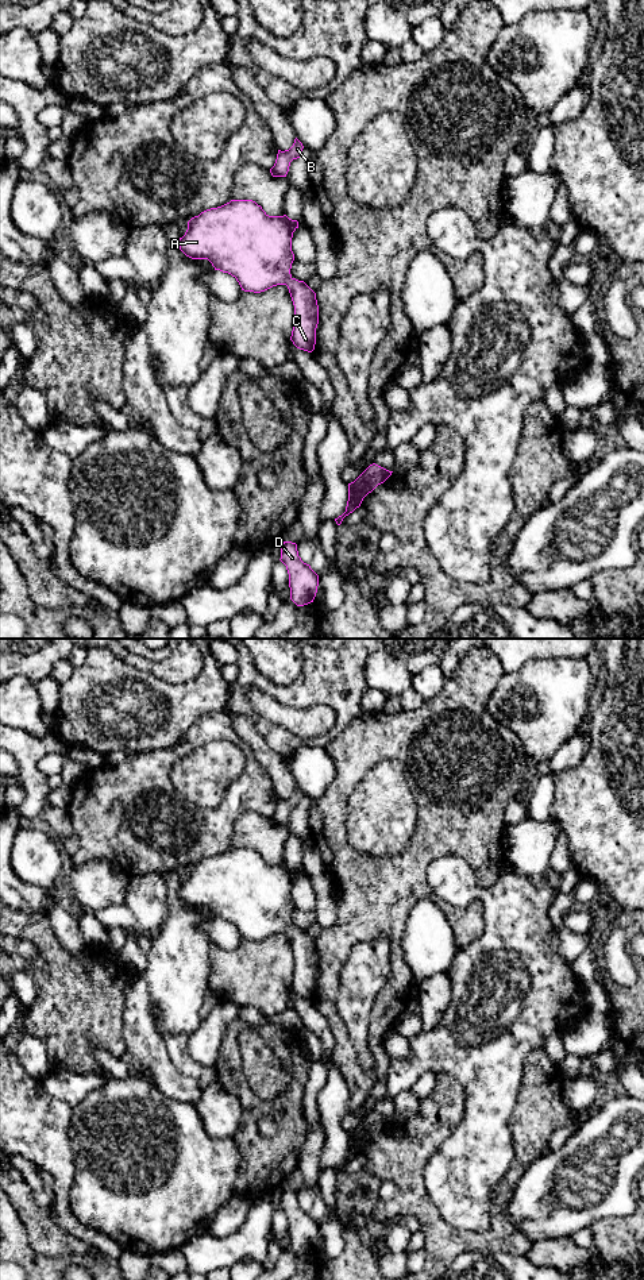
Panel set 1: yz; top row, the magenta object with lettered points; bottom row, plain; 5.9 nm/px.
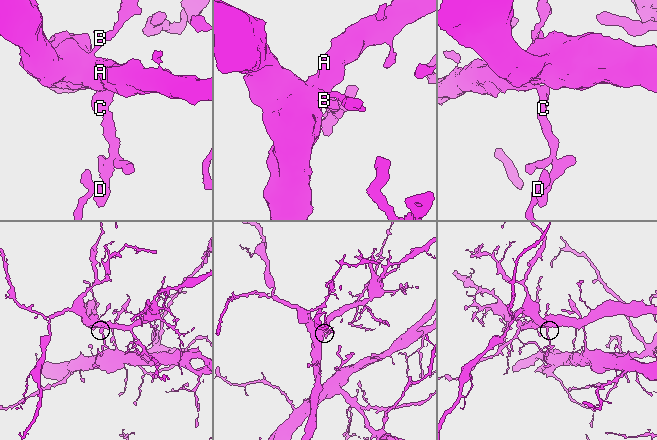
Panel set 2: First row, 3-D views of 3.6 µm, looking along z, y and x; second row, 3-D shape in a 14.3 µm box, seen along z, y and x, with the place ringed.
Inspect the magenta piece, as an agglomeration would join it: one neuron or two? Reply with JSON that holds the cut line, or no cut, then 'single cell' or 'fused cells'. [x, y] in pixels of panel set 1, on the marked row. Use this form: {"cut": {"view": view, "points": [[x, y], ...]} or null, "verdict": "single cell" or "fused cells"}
{"cut": null, "verdict": "single cell"}

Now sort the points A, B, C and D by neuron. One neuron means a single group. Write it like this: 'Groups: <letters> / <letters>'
Groups: A B C D

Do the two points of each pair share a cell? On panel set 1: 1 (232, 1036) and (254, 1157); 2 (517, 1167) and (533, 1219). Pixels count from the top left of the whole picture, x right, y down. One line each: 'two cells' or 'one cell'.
1: one cell
2: two cells

